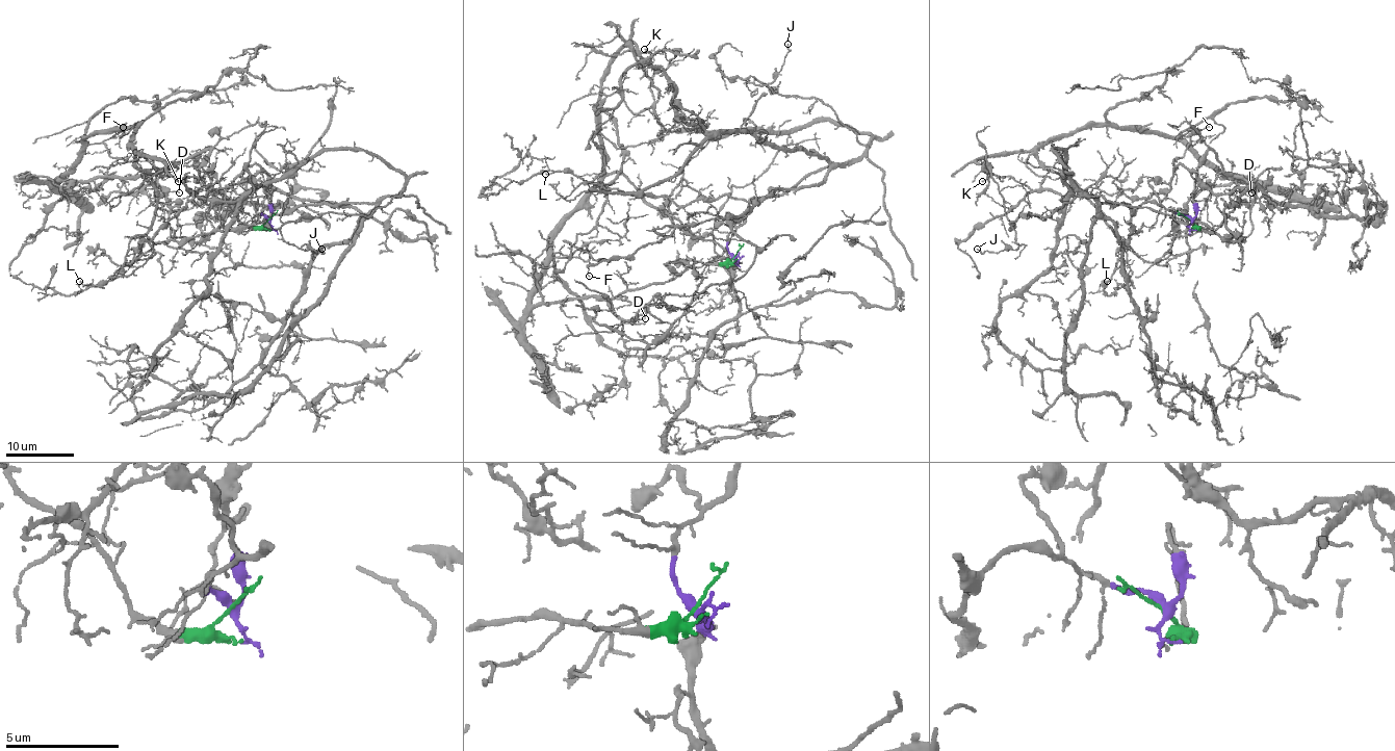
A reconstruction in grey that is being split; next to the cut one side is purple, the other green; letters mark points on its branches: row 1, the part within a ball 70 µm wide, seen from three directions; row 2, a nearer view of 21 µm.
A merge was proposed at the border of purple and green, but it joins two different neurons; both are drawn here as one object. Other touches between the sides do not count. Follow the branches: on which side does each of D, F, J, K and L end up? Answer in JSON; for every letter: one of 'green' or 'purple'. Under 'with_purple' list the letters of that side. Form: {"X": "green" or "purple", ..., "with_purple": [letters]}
{"D": "green", "F": "green", "J": "purple", "K": "purple", "L": "purple", "with_purple": ["J", "K", "L"]}

